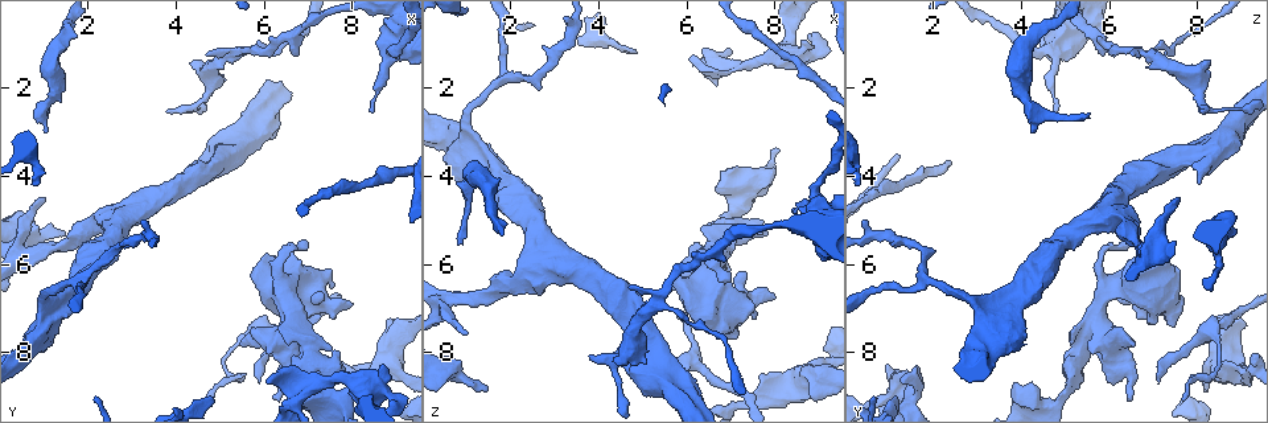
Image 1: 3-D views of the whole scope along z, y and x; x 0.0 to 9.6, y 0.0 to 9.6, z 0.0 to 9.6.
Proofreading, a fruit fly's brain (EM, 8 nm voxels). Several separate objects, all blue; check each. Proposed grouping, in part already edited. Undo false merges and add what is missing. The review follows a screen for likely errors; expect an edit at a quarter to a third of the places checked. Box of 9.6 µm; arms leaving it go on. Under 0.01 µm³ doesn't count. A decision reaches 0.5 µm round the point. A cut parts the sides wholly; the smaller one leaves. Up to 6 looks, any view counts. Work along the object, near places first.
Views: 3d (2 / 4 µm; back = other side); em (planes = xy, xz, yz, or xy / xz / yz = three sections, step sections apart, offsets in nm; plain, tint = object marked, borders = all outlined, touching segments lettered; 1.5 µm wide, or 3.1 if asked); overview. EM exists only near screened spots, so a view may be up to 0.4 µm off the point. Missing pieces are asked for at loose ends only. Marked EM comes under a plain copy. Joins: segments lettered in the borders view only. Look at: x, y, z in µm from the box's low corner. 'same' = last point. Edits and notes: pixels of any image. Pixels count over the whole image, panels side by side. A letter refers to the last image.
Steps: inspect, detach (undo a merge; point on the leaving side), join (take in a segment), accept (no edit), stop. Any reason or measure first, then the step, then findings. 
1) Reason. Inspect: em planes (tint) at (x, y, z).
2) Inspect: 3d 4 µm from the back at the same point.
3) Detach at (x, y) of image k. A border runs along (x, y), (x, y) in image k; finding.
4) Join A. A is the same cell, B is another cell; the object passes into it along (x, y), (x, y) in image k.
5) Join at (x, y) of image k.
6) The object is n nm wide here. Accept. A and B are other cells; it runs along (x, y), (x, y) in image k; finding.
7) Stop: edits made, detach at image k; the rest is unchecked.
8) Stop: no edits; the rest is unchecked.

An open end. Inspect: em planes (borders) at (4.90, 9.05, 1.20).

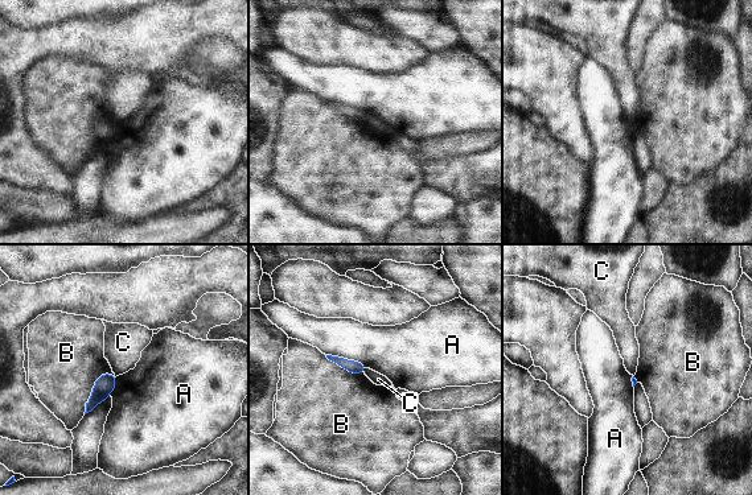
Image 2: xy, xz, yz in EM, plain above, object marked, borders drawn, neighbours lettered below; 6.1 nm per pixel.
Accept. A, B and C are other cells; no lettered segment goes on from it.

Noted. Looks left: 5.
Thick end. Inspect: 3d 4 µm at (6.30, 7.40, 5.20).

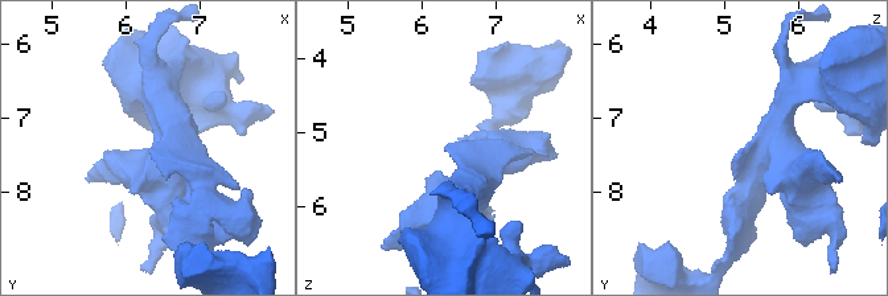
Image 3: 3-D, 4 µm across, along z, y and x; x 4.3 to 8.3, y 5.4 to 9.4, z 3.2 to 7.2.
Need the tissue. Inspect: em xz step 4 (tint) at (6.30, 7.40, 5.20).

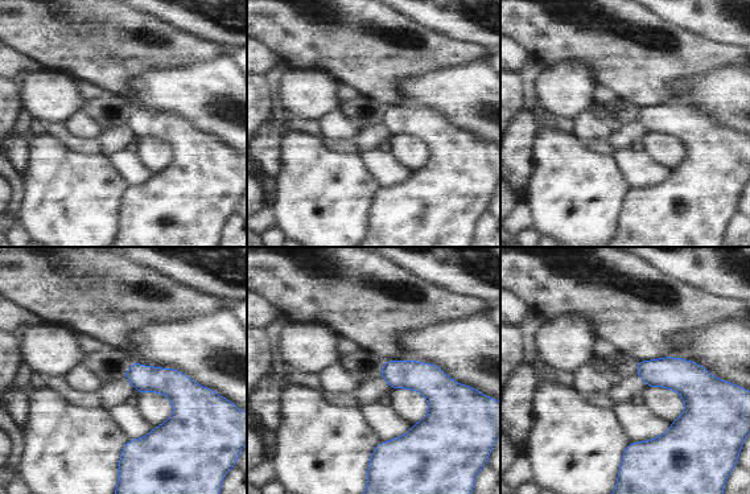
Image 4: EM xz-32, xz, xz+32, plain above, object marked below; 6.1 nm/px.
Inspect: em planes (borders) at the same point.

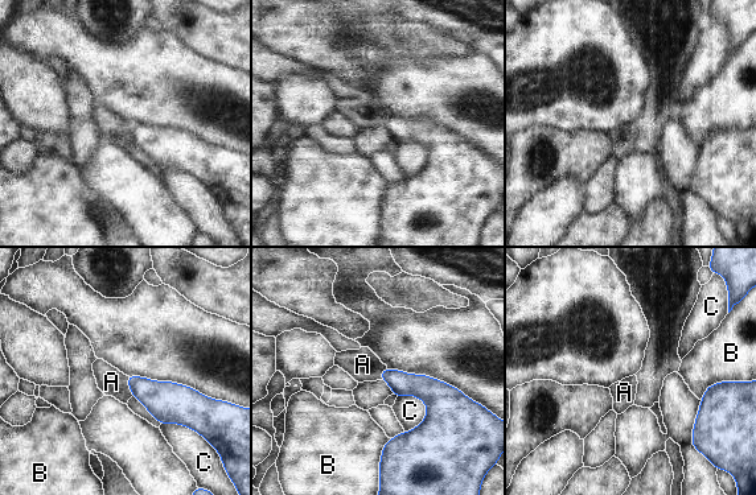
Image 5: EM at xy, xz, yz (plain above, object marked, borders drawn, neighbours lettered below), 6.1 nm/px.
The longest contact is with C, 240 nm. Accept. A, B and C are other cells; none of them fits.

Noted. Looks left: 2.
An open end. Inspect: 3d 4 µm at (3.80, 2.60, 8.10).

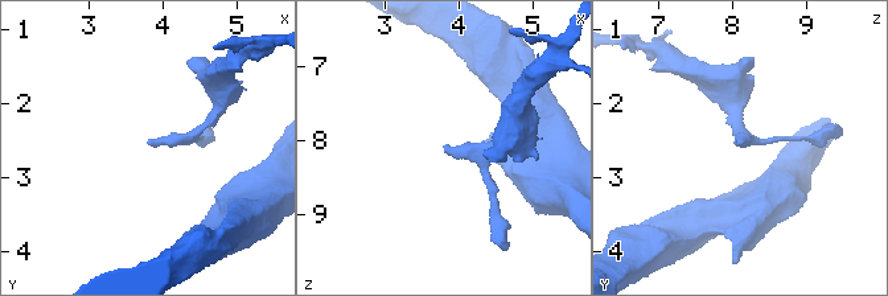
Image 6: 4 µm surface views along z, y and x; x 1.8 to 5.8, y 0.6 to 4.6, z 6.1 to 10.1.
Now the EM. Inspect: em planes (borders) at (3.75, 2.50, 8.10).

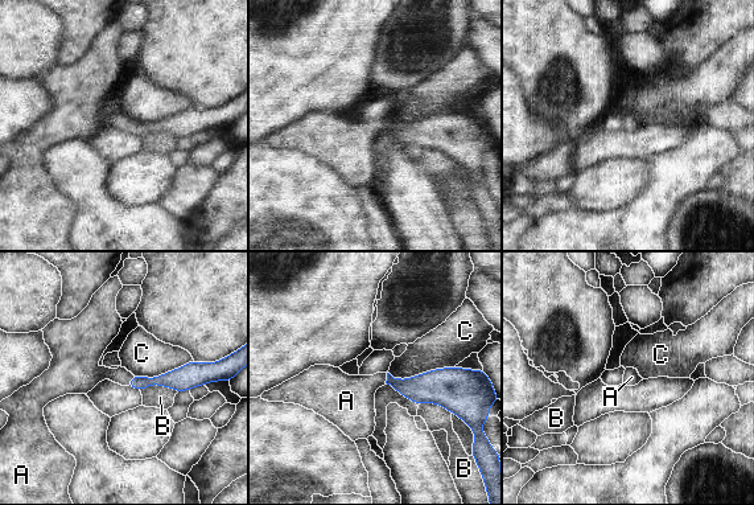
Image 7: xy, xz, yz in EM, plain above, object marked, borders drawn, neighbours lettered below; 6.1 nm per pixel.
Join at (90, 373) of image 7. A is the same cell, B and C are other cells; the object passes into it along (171, 380), (130, 381), (90, 373) in image 7; it goes on there.

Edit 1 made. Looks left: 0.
Stop: edits made, join at image 7; the rest is unchecked.

